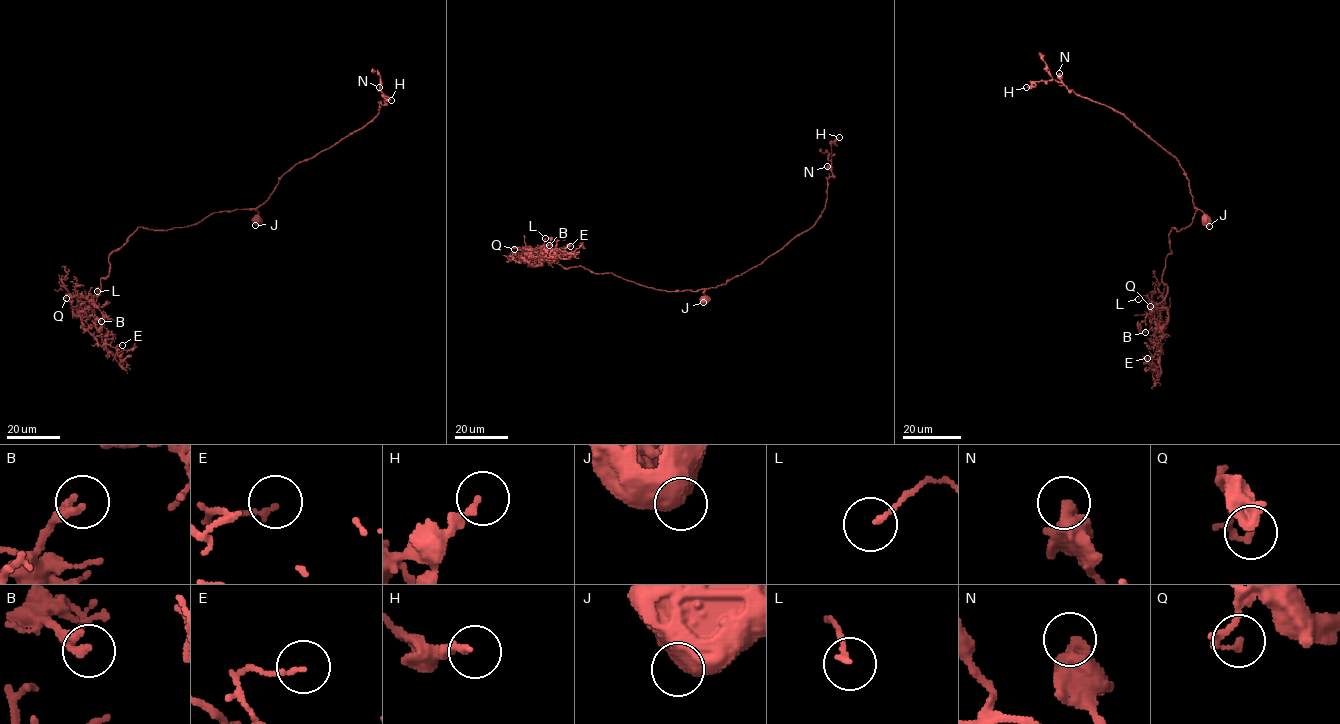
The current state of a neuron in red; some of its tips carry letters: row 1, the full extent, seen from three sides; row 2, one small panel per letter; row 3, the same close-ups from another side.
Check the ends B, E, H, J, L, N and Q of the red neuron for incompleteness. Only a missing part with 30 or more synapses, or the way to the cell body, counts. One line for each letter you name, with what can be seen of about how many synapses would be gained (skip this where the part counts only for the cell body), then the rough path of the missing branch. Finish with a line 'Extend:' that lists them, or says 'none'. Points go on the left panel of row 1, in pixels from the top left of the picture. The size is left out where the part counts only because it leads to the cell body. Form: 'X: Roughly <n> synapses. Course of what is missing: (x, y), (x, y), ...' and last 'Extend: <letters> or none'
B: Roughly 50 synapses. Course of what is missing: (101, 321), (116, 327), (115, 321)
Extend: B

